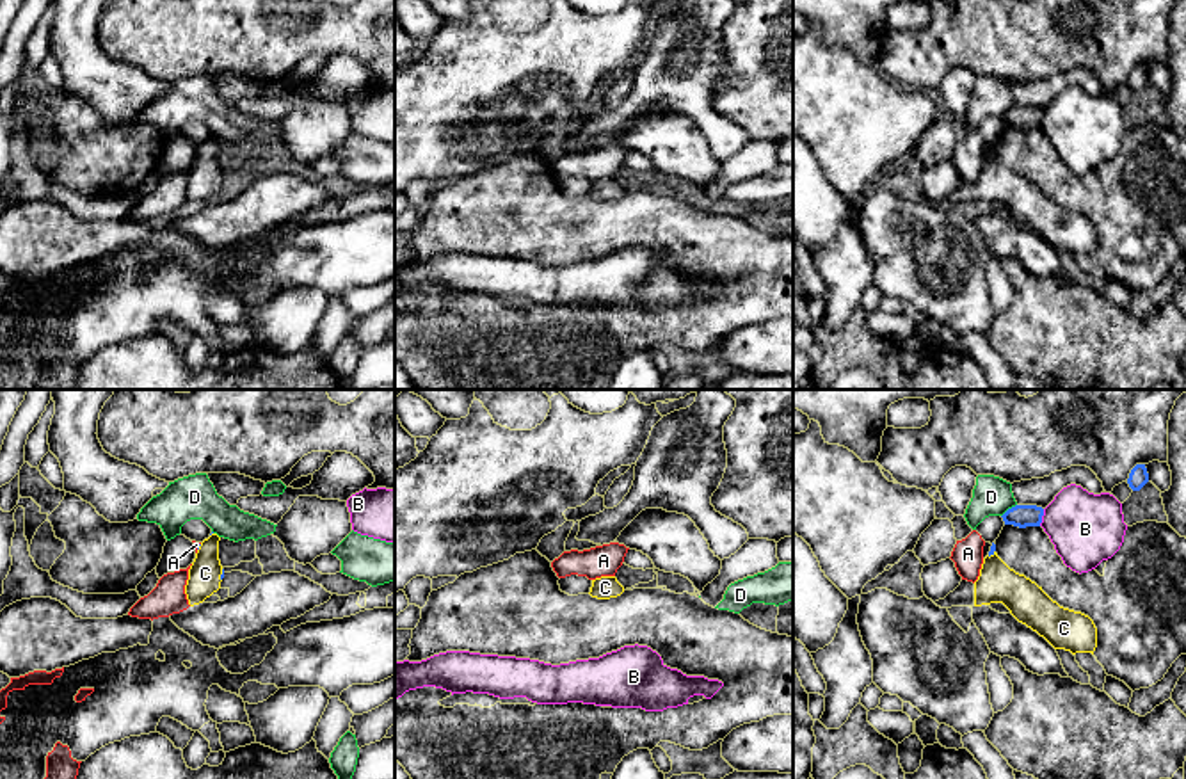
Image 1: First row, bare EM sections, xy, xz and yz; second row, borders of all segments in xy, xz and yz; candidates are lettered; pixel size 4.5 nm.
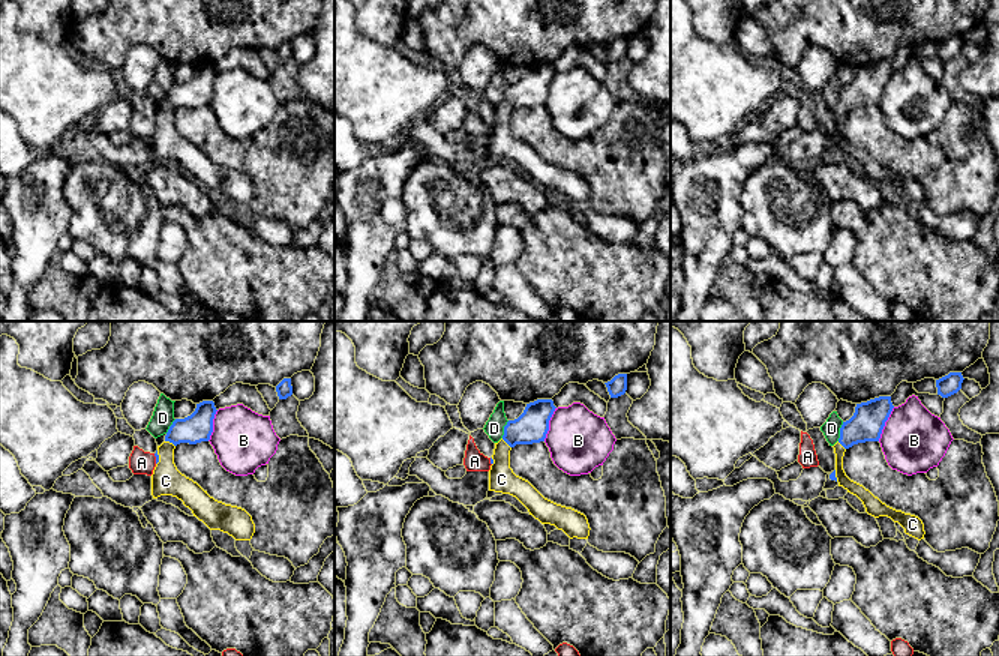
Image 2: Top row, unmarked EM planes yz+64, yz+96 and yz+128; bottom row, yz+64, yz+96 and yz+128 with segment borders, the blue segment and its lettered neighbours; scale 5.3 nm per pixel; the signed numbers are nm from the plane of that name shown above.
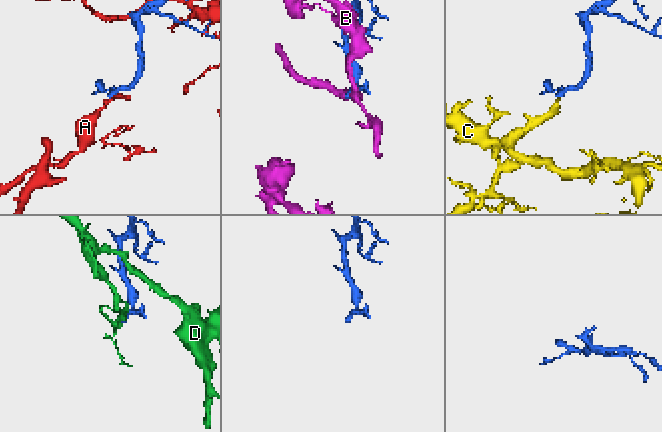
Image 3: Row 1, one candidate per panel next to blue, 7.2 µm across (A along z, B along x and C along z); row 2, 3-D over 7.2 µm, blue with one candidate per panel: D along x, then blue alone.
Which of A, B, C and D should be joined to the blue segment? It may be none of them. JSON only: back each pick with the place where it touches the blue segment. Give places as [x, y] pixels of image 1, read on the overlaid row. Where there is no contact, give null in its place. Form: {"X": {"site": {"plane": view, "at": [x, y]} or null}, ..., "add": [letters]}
{"C": {"site": {"plane": "xy", "at": [221, 575]}}, "add": ["C"]}

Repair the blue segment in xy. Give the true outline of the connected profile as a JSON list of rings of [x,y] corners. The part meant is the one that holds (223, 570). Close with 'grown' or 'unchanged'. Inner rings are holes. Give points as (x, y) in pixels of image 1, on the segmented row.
[[[212,532],[210,537],[197,548],[185,585],[185,594],[190,606],[203,603],[220,589],[224,569],[219,560],[219,541],[220,537]]]; grown

